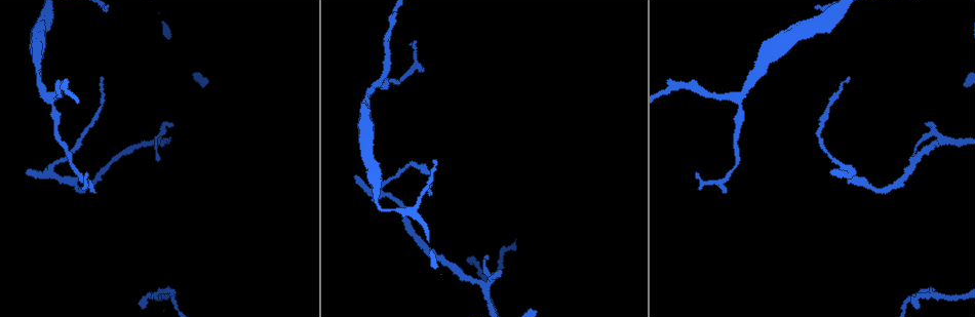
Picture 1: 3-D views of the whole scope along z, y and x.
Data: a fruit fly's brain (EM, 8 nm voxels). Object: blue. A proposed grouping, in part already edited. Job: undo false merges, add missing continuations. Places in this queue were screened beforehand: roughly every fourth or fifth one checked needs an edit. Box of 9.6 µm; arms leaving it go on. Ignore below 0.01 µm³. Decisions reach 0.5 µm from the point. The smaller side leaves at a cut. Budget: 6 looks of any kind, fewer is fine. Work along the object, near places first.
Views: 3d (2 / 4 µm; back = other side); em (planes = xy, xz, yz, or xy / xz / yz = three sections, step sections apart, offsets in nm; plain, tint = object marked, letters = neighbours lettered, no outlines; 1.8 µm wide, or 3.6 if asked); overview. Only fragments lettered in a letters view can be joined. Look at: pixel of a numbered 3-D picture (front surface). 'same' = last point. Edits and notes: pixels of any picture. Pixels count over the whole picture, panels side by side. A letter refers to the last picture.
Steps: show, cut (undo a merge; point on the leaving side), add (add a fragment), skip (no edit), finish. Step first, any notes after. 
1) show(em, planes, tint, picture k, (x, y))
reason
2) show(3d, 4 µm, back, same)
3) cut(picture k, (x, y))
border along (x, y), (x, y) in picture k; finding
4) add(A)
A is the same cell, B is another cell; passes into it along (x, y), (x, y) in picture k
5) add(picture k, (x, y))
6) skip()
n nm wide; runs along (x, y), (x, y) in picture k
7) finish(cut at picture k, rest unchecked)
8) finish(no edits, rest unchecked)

show(em, xz, step 8, tint, picture 1, (26, 172))
an open end

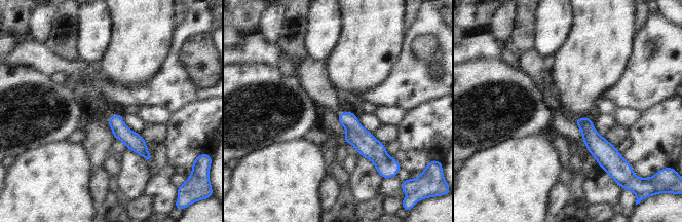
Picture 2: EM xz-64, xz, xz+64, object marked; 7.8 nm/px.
show(em, planes, letters, same)

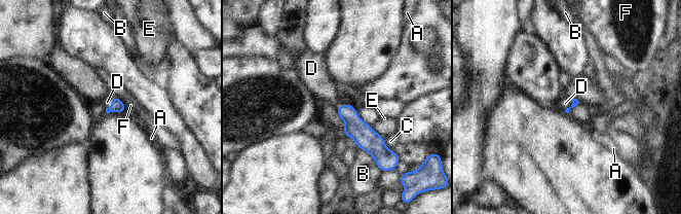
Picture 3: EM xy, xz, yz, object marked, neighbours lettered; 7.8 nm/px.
add(D)
B touches over 220 nm; D is the same cell, A, B, C, E and F are other cells; passes into it along (117, 105), (112, 104), (107, 102) in picture 3; it goes on there

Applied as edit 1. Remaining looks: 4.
show(3d, 4 µm, picture 1, (102, 78))
an open end

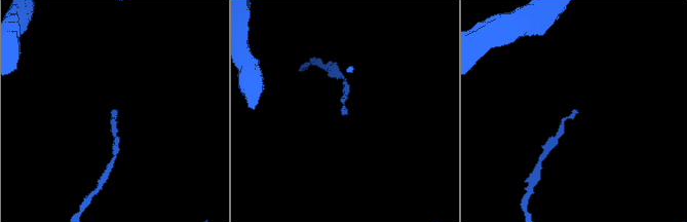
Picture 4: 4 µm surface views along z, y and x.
show(em, planes, letters, picture 4, (117, 111))

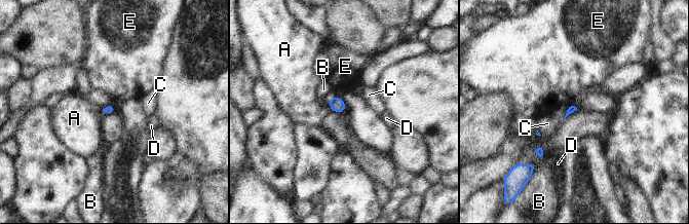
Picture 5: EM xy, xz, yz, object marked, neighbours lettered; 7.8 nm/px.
skip()
E touches over 50 nm; A, B, C, D and E are other cells; none of them fits

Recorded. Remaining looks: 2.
show(3d, 4 µm, picture 1, (482, 286))

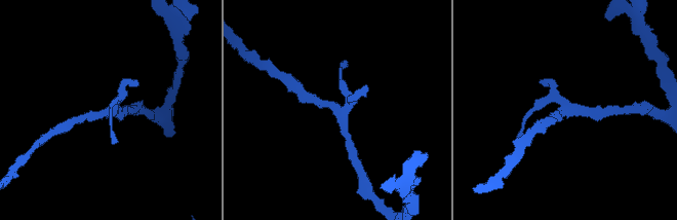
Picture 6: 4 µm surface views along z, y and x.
show(em, planes, letters, picture 6, (107, 112))

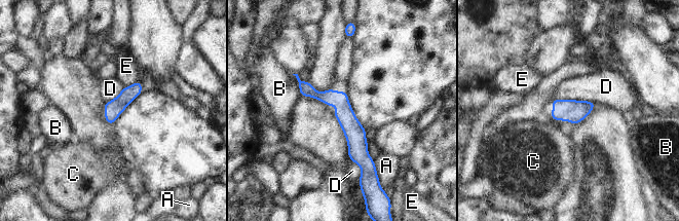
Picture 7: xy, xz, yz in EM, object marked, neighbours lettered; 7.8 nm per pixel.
skip()
A, B, C, D and E are other cells; runs along (301, 84), (344, 108), (364, 169) in picture 7; continuous, no second cell

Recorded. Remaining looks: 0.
finish(add at picture 3, rest unchecked)

